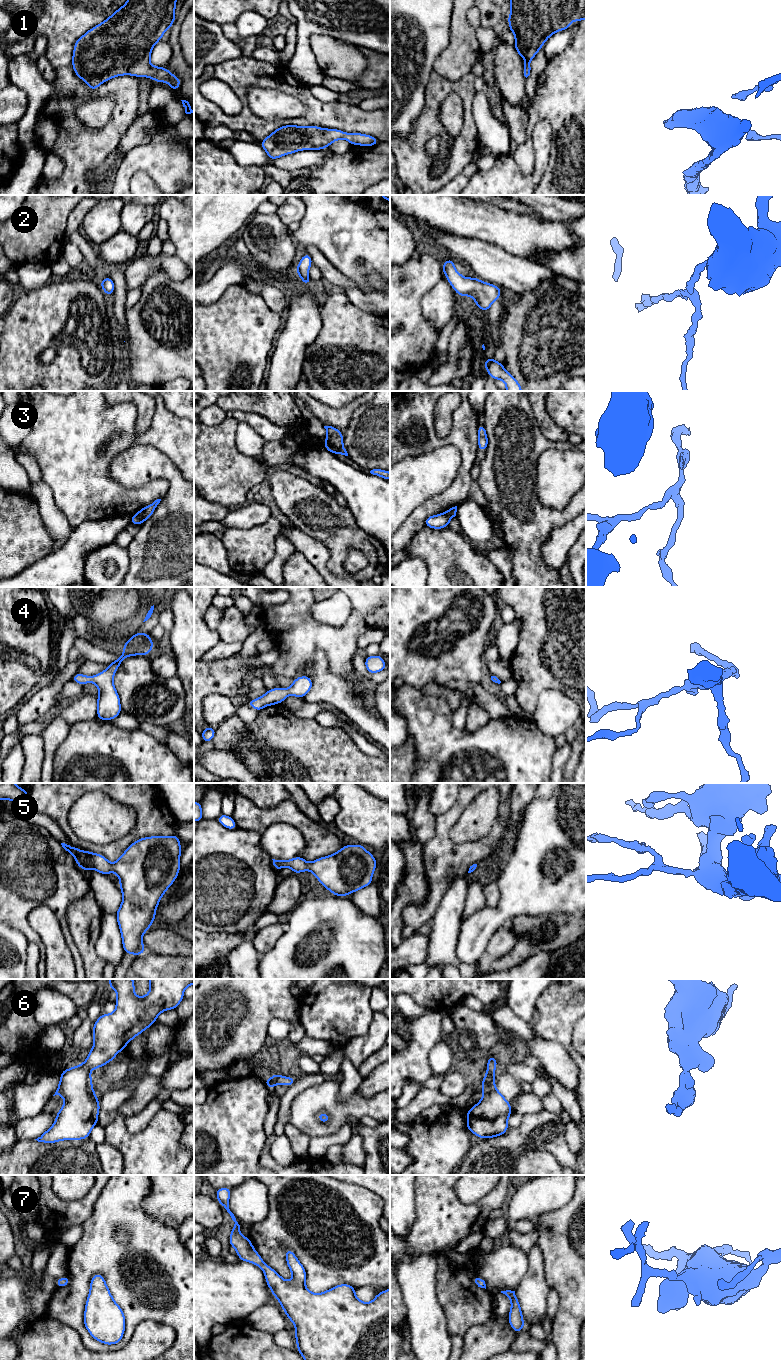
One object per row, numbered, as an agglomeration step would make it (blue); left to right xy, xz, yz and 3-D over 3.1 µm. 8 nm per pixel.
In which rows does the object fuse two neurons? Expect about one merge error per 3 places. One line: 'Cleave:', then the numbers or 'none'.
Cleave: 3

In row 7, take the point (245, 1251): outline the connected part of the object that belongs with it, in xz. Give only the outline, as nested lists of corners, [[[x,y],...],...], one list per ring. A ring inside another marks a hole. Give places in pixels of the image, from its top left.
[[[231,1188],[216,1189],[217,1201],[235,1222],[229,1237],[240,1261],[260,1267],[266,1283],[296,1328],[297,1350],[304,1360],[390,1360],[390,1288],[378,1293],[370,1303],[360,1301],[355,1288],[349,1284],[337,1285],[323,1293],[310,1292],[306,1286],[306,1271],[294,1252],[285,1249],[286,1262],[292,1272],[292,1282],[283,1279],[269,1267],[252,1246],[248,1237],[240,1234],[240,1225],[229,1209]]]

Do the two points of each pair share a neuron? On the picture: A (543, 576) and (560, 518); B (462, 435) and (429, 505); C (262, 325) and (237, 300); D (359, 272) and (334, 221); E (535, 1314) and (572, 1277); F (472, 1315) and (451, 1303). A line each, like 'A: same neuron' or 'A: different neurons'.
A: same neuron
B: same neuron
C: same neuron
D: same neuron
E: different neurons
F: same neuron

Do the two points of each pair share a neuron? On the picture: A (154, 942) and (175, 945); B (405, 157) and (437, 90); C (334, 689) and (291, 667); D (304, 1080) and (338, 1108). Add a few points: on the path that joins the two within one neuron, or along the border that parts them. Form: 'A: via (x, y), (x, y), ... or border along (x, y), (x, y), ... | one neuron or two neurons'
A: via (159, 942), (170, 943) | one neuron
B: via (415, 140), (418, 125), (427, 116), (429, 107) | one neuron
C: border along (315, 653), (311, 661), (309, 676) | two neurons
D: border along (324, 1080), (319, 1084), (306, 1087), (292, 1100) | two neurons

